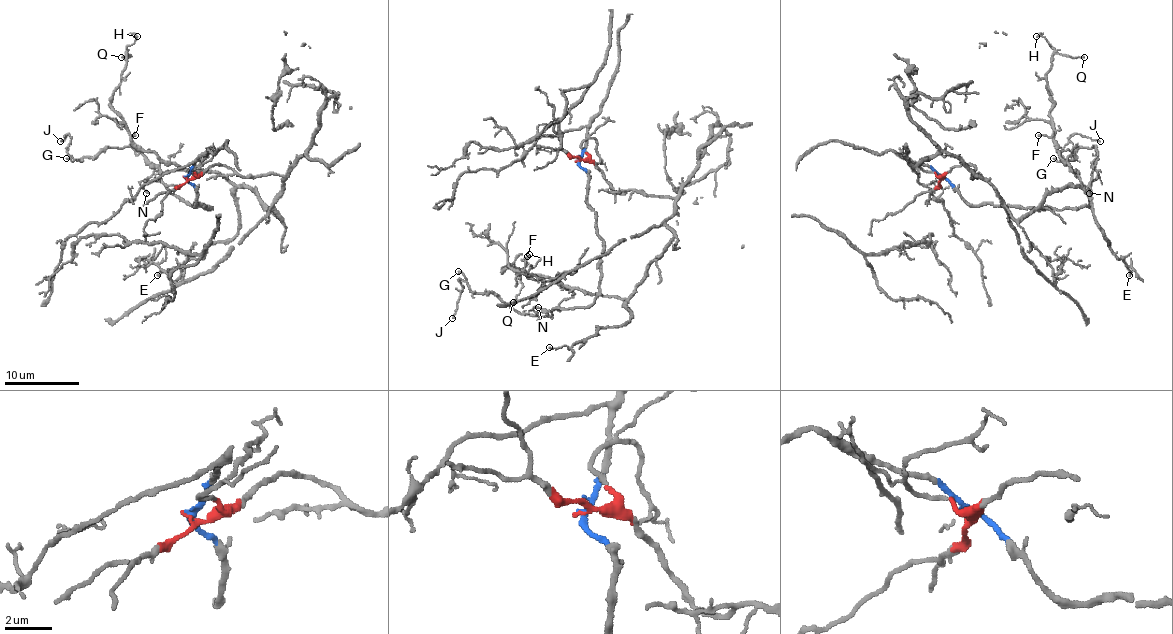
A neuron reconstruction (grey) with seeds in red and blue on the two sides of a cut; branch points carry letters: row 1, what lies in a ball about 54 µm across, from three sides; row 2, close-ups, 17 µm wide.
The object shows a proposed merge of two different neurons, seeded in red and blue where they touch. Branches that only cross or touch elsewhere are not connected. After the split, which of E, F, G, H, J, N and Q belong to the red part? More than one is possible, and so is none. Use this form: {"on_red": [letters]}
{"on_red": ["E", "F", "H", "Q"]}

